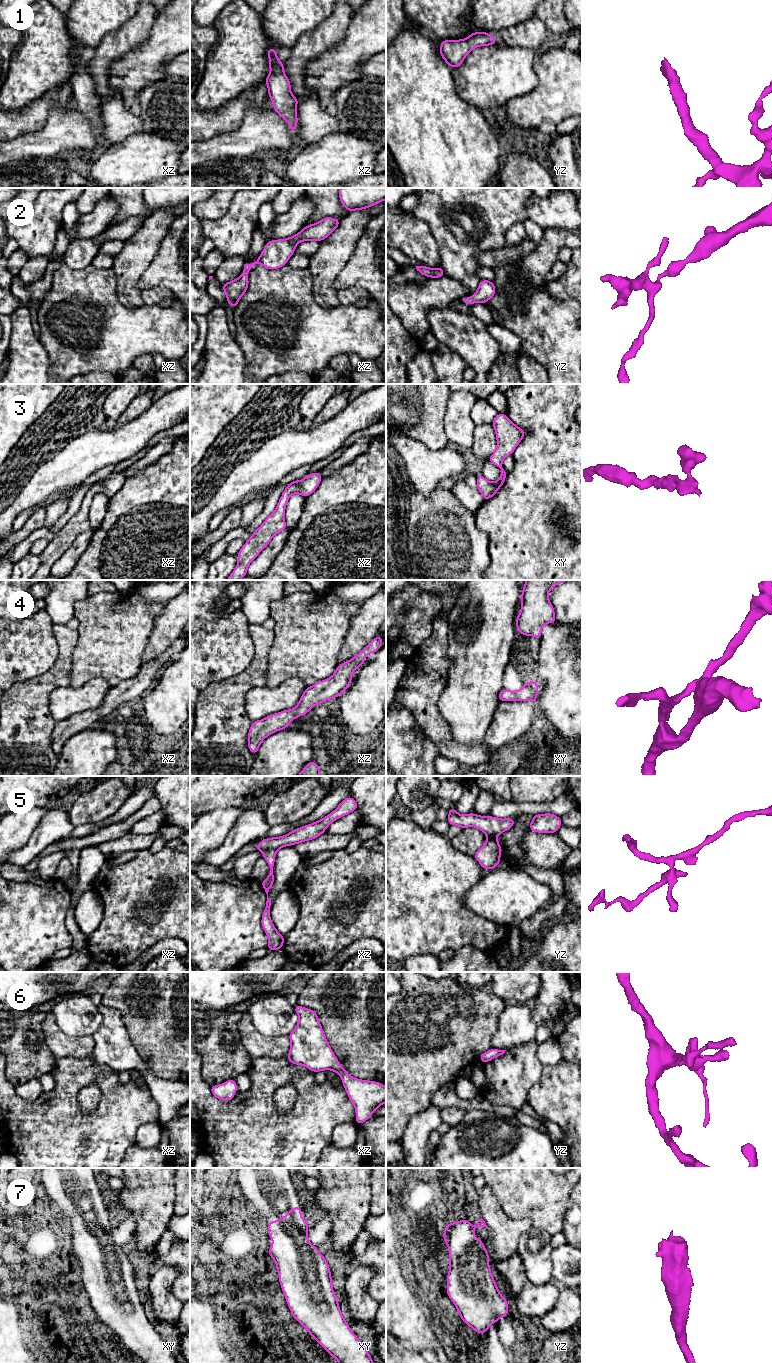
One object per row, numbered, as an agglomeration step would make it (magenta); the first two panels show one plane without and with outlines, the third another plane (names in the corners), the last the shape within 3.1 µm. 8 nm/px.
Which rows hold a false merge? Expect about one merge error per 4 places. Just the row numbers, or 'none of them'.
none of them

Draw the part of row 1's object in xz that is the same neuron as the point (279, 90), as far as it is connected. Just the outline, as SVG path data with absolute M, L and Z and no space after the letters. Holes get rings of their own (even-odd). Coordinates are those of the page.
M270 47L267 53L270 74L265 83L268 86L269 98L273 102L273 110L289 123L291 132L295 132L298 123L296 106L300 100L291 93L290 80L284 74L284 63L278 60L276 49Z

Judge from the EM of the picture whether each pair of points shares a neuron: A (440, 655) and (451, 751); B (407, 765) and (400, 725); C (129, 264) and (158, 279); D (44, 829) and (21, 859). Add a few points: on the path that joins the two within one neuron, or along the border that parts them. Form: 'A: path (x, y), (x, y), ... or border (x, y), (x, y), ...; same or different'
A: path (430, 679), (430, 722), (434, 727); same
B: path (407, 755), (406, 749), (400, 743), (400, 735); same
C: border (157, 252), (138, 280), (137, 287), (140, 290); different
D: path (42, 837), (29, 851); same

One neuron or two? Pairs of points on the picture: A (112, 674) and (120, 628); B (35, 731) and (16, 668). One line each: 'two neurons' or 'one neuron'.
A: one neuron
B: two neurons

